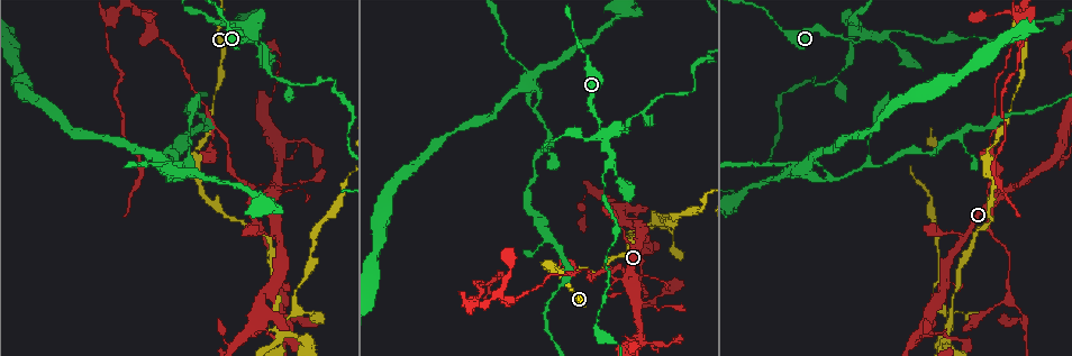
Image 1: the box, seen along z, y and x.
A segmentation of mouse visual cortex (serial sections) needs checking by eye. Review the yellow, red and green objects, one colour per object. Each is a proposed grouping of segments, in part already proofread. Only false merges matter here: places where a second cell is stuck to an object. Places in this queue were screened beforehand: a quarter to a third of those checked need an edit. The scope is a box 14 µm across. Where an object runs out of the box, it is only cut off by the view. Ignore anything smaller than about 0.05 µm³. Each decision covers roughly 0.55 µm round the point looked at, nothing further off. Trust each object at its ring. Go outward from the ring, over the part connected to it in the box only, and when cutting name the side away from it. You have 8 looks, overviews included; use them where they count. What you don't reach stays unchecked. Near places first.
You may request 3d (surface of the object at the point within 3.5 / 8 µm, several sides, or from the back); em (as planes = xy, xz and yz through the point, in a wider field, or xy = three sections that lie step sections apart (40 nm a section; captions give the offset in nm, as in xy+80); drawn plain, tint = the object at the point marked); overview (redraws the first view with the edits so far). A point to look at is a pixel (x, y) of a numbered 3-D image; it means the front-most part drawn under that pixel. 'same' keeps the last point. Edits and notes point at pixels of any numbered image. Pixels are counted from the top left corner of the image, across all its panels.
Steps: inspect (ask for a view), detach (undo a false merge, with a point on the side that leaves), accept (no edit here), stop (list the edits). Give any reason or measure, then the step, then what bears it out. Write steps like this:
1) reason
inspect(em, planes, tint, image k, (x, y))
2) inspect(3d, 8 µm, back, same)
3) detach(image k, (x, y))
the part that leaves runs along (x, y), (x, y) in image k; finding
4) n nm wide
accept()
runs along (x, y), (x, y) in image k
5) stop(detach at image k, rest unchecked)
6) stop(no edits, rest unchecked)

abrupt turn
inspect(3d, 3.5 µm, image 1, (249, 202))

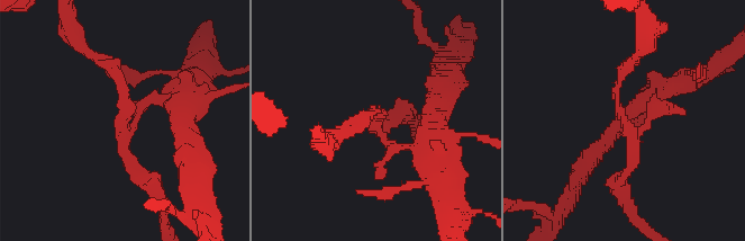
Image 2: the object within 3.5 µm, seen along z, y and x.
inspect(em, xy, step 5, tint, image 2, (378, 133))

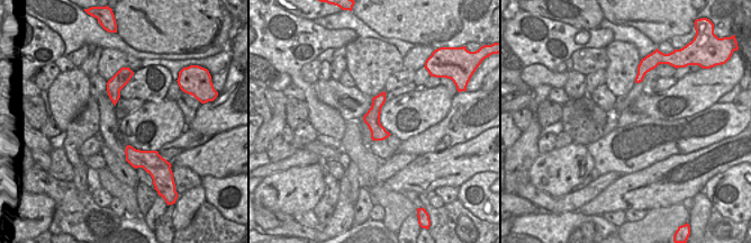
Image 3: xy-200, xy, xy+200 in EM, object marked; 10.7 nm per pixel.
170 nm wide
detach(image 2, (123, 99))
the part that leaves runs along (134, 122), (102, 59) in image 2; a second cell is stuck on

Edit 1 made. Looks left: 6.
sharp bend
inspect(3d, 3.5 µm, image 1, (949, 325))

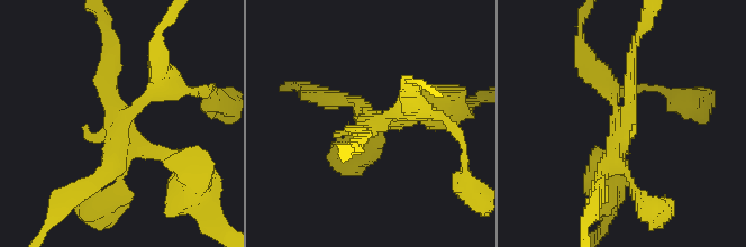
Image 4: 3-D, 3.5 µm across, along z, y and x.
shape alone is not enough
inspect(em, xy, step 1, tint, image 4, (121, 127))

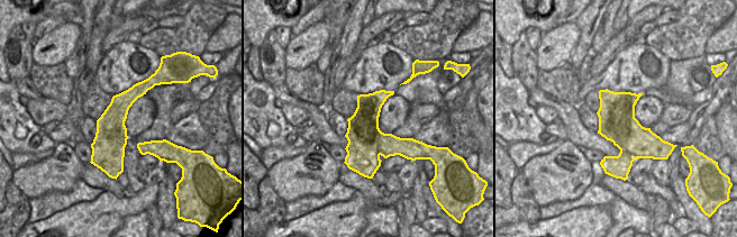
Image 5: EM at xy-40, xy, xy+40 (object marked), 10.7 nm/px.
detach(image 4, (128, 194))
the part that leaves runs along (118, 111), (160, 84), (160, 36) in image 4; a second cell is stuck on

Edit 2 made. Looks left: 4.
inspect(overview)

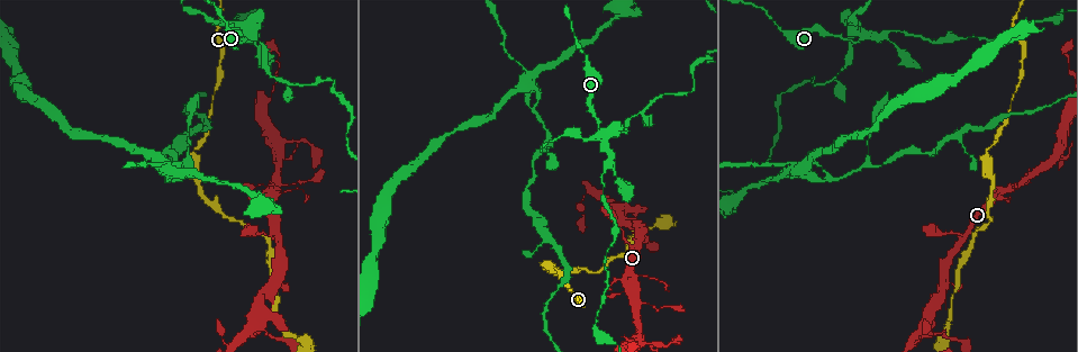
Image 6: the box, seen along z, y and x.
sharp bend
inspect(3d, 3.5 µm, image 6, (245, 31))

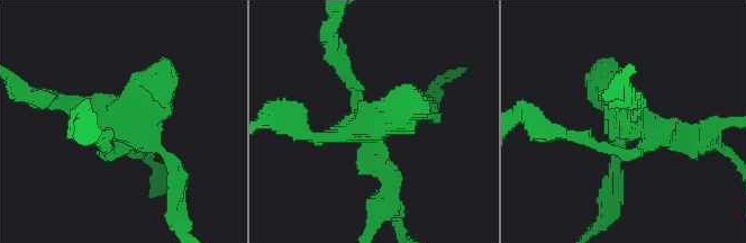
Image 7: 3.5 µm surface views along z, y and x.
inspect(em, planes, tint, image 7, (373, 131))

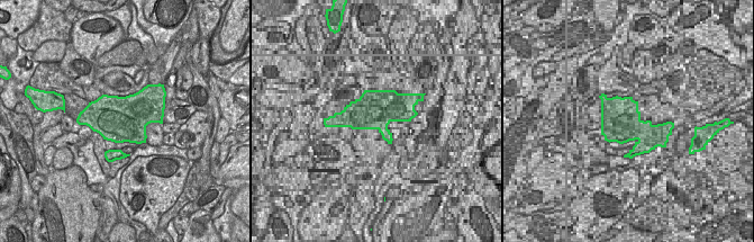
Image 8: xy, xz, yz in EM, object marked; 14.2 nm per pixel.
detach(image 7, (158, 126))
the part that leaves runs along (372, 138), (427, 105) in image 7; two cells meet here

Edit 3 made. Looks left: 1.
stop(detach at image 2, detach at image 4, detach at image 7, rest unchecked)

